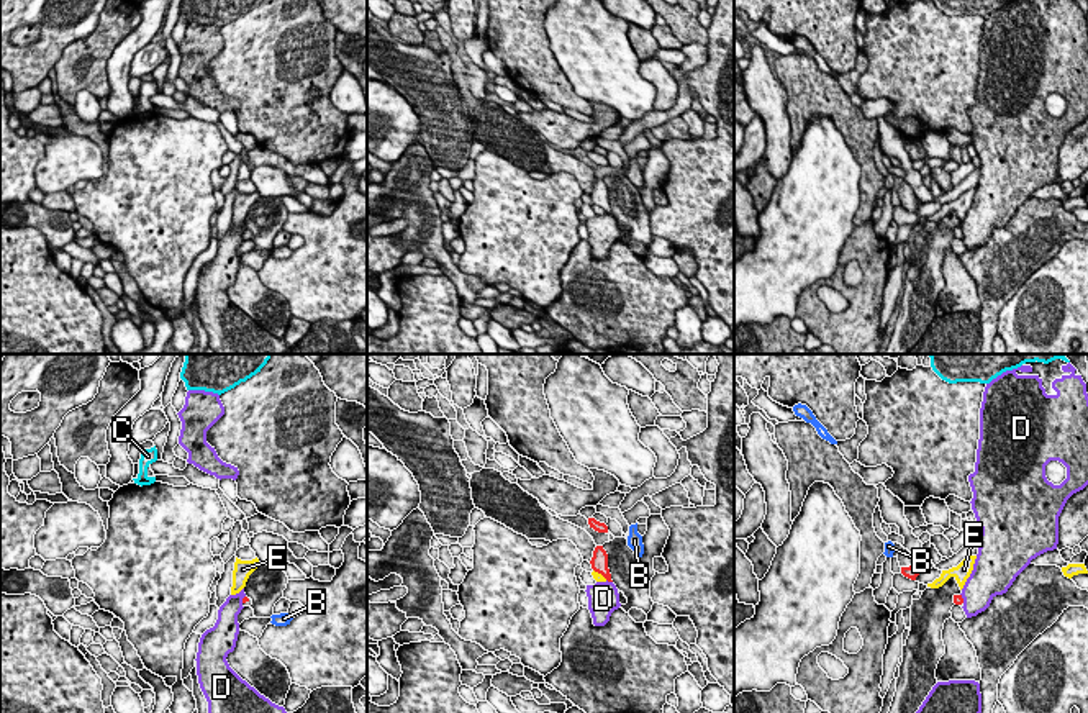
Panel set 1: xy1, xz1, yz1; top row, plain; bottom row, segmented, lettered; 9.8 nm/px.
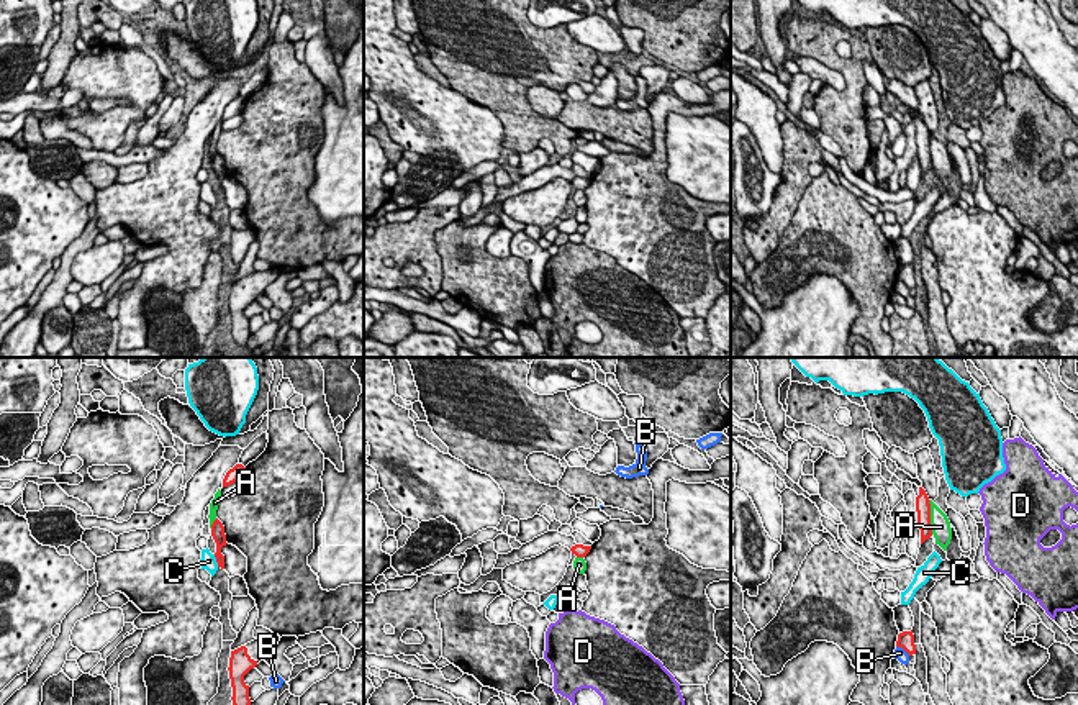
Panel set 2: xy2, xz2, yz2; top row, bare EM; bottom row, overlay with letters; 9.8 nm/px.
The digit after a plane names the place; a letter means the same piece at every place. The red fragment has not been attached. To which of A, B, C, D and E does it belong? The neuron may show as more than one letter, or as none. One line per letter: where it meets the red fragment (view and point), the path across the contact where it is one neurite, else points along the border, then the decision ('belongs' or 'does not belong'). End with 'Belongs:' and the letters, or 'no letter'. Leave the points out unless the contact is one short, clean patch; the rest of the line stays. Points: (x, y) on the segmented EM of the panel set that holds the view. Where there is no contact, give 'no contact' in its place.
A: contact yz2 (929, 517); border yz2 (929, 500), (933, 533); does not belong
B: contact yz2 (903, 648); border yz2 (896, 645), (910, 654); does not belong
C: contact xy2 (217, 561); border xy2 (213, 554), (218, 566); does not belong
D: contact xz1 (610, 581); border xz1 (607, 579), (612, 582); does not belong
E: contact xz1 (600, 572); border xz1 (593, 569), (607, 579); does not belong
Belongs: no letter

